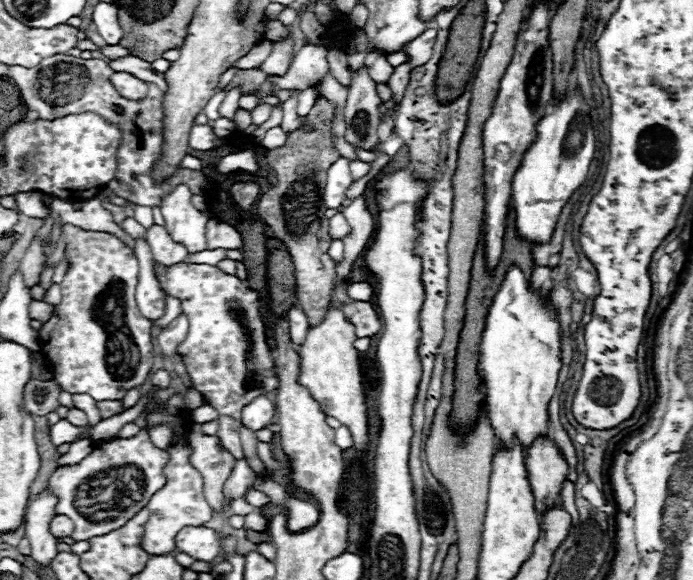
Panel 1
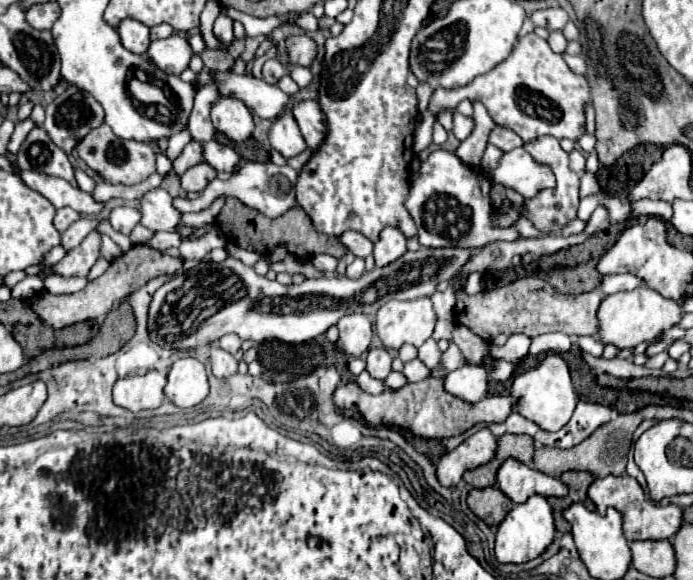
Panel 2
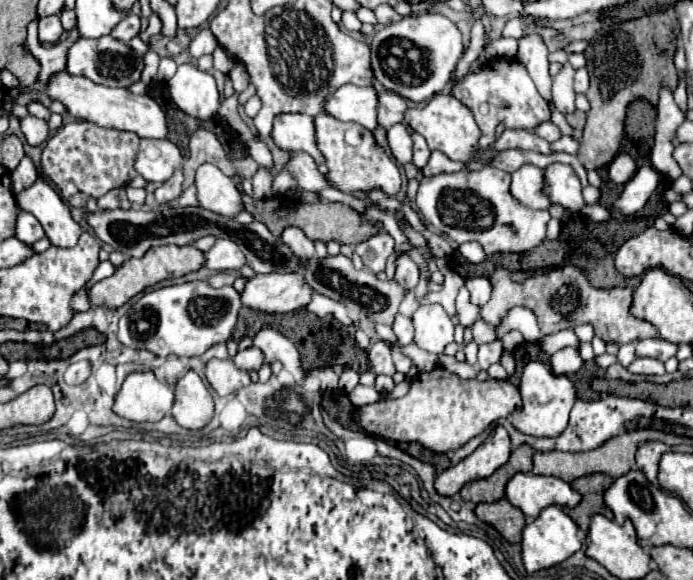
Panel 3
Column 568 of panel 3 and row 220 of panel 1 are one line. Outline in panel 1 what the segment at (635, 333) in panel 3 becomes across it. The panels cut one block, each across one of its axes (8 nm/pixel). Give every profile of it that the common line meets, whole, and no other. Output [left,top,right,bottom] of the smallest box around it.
[258,96,338,326]

